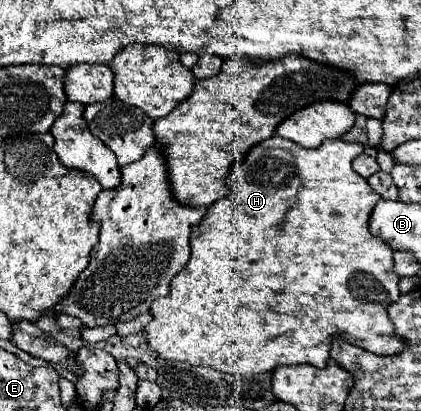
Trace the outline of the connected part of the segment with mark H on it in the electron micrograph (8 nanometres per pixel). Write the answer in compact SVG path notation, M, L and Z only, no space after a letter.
M271 136L269 140L263 140L261 144L251 148L247 158L233 168L233 176L235 176L233 192L227 198L215 202L209 208L209 214L201 220L201 224L191 232L191 258L185 264L185 268L173 276L169 294L153 302L151 306L153 320L145 328L149 336L147 338L149 346L165 360L179 360L191 366L209 366L217 372L225 372L231 376L253 376L253 374L273 372L277 366L283 366L283 364L287 366L311 364L315 368L325 368L329 360L329 350L333 344L327 340L339 338L339 336L345 336L349 340L361 340L355 344L377 356L399 354L405 348L405 342L395 332L395 326L387 314L387 308L399 300L399 288L397 288L399 276L393 270L393 248L369 232L369 216L375 204L381 200L381 196L367 184L365 178L355 174L351 168L353 158L359 156L361 152L363 152L361 144L349 144L339 138L323 142L319 148L305 150L303 146L297 146L295 142L289 142L287 138Z

